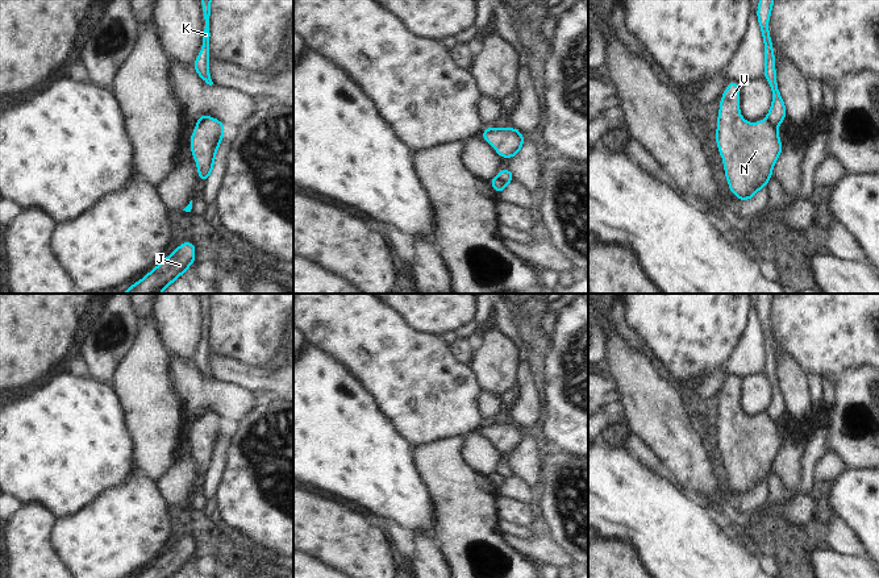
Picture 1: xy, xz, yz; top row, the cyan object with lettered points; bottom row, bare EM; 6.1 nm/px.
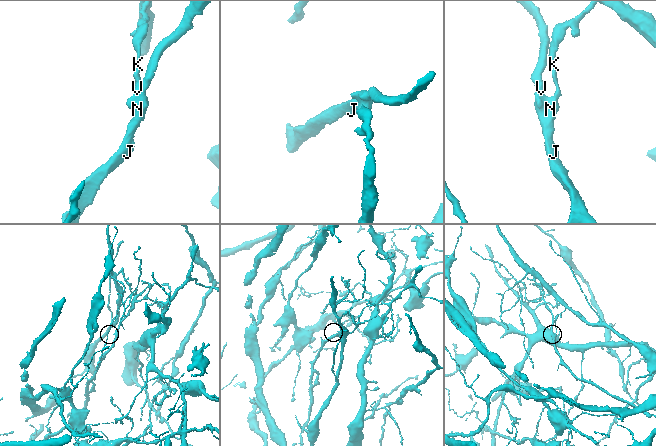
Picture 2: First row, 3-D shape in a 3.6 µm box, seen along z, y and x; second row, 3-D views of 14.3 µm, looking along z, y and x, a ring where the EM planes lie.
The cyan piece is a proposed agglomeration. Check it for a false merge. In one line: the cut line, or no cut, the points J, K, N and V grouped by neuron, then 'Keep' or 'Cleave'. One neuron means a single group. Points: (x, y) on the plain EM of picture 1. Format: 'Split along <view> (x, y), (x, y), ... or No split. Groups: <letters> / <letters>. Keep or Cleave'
Split along yz (766, 414), (775, 423). Groups: J N V / K. Cleave

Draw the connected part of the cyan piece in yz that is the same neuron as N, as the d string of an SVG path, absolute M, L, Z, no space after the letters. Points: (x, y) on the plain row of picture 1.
M730 375L720 395L716 437L730 487L740 496L753 494L771 474L783 440L767 413L751 419L741 412L738 377Z

